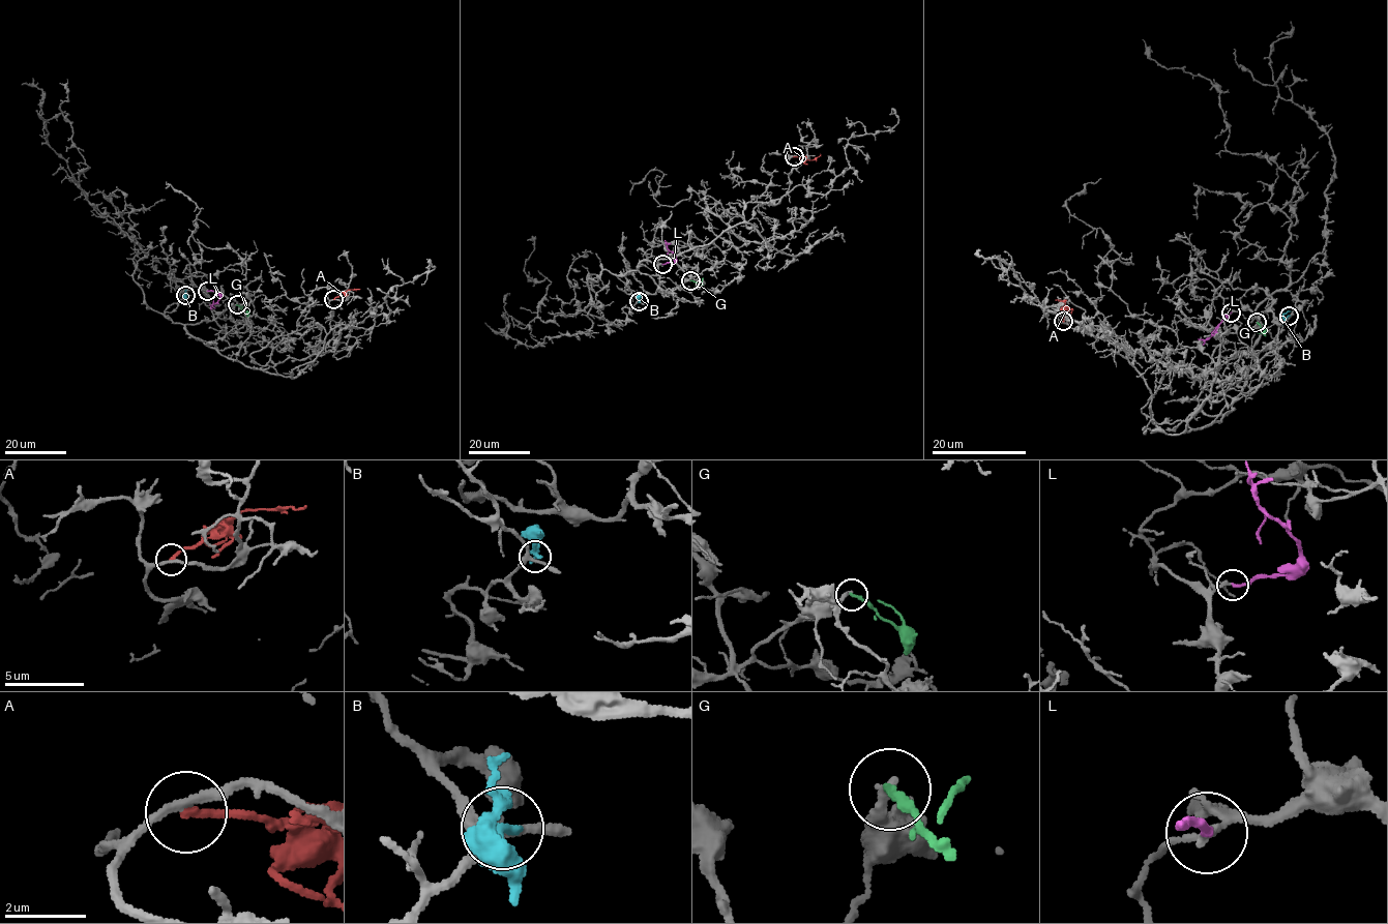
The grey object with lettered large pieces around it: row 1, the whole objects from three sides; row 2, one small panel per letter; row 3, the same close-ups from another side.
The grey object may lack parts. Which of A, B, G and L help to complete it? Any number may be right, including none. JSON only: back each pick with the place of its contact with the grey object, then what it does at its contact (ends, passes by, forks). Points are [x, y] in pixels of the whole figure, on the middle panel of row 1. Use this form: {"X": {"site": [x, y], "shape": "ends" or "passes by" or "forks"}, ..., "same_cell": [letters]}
{"L": {"site": [662, 264], "shape": "ends"}, "same_cell": ["L"]}

